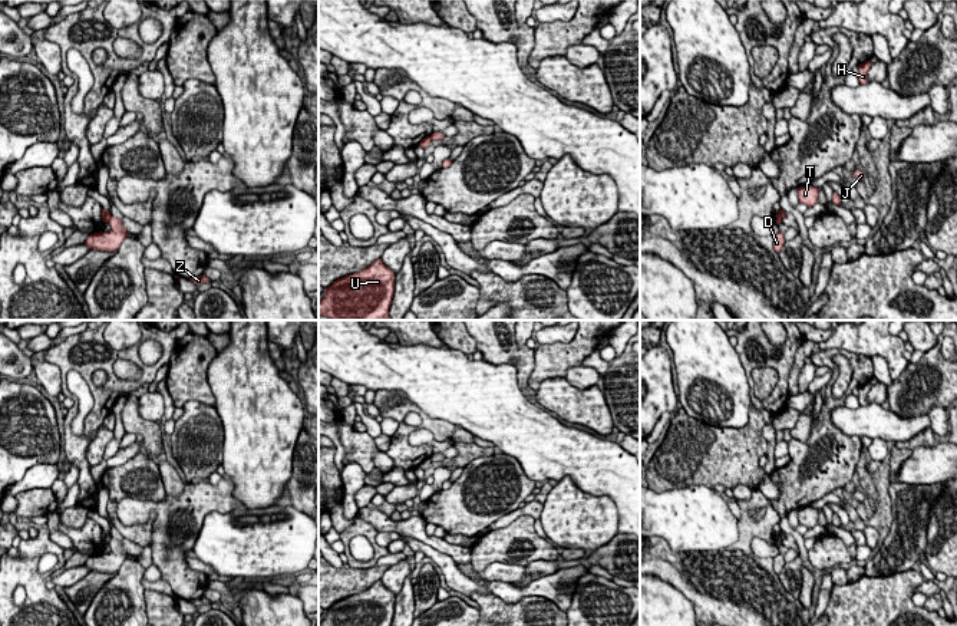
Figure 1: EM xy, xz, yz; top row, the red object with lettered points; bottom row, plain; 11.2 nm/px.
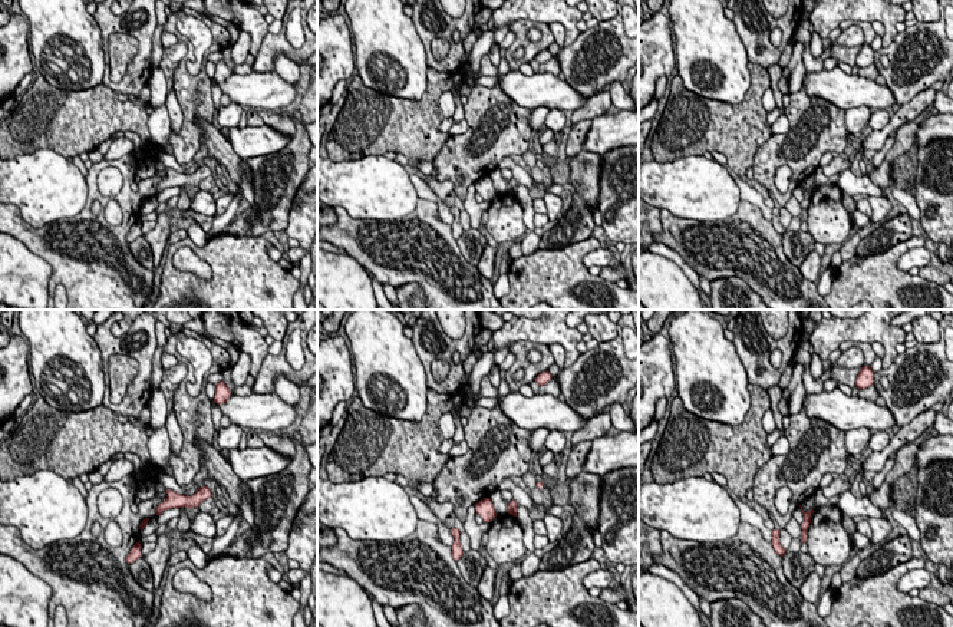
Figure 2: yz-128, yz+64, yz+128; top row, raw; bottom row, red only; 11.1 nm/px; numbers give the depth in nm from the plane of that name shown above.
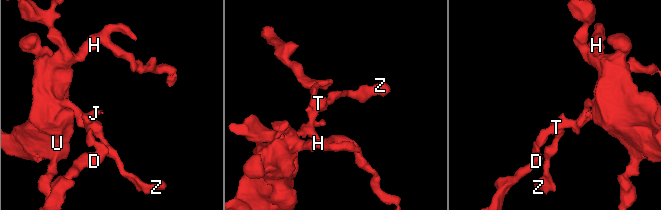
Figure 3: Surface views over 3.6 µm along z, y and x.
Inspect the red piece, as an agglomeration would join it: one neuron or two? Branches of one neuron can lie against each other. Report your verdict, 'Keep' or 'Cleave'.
Cleave

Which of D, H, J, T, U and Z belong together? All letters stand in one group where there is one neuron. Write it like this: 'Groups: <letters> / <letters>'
Groups: D / H J T U Z

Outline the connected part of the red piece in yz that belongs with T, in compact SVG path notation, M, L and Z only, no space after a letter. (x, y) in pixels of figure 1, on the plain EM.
M805 507L798 510L798 521L801 525L805 525L808 530L818 524L819 511L812 507Z

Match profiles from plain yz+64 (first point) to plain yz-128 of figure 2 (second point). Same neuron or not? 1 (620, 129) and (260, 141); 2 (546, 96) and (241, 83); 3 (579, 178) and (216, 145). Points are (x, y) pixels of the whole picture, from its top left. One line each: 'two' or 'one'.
1: one
2: one
3: two

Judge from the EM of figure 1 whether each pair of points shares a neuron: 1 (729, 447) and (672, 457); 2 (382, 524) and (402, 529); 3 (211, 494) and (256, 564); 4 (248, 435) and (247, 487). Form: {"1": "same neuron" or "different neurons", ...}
{"1": "same neuron", "2": "same neuron", "3": "different neurons", "4": "same neuron"}

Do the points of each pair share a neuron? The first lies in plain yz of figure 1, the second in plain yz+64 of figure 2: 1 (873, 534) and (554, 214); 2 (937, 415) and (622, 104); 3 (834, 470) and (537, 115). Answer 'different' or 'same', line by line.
1: same
2: same
3: different

